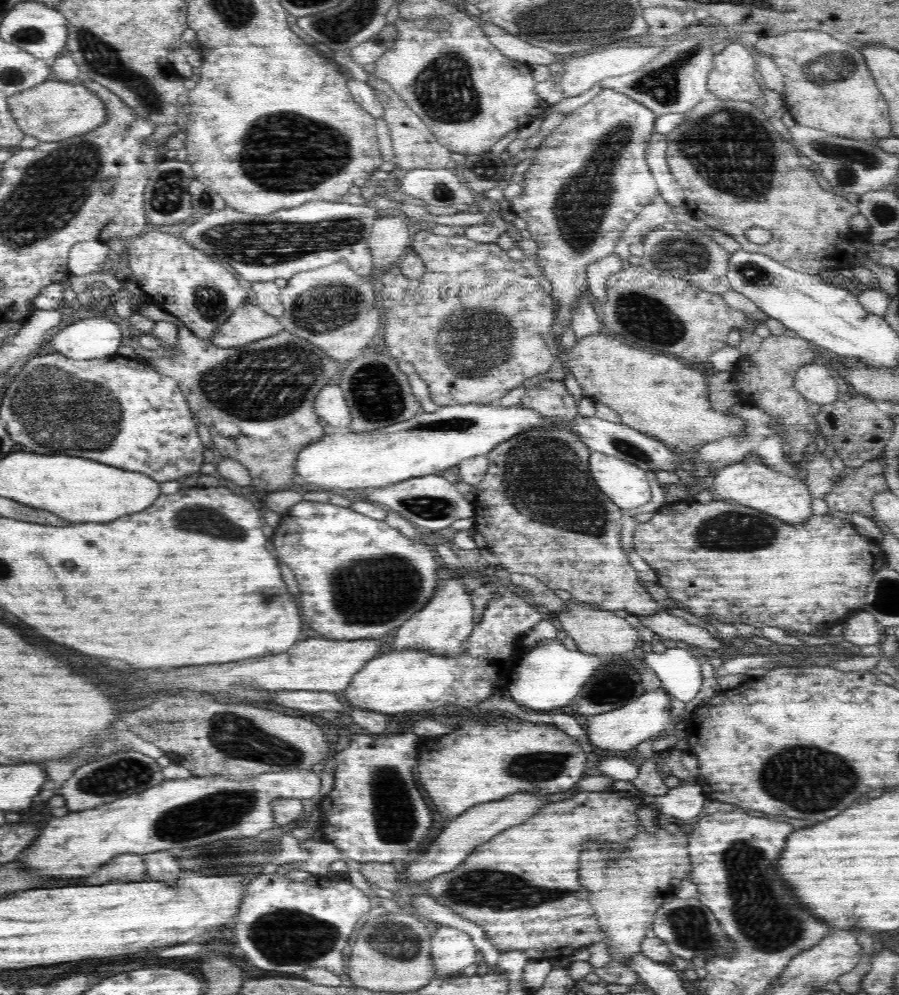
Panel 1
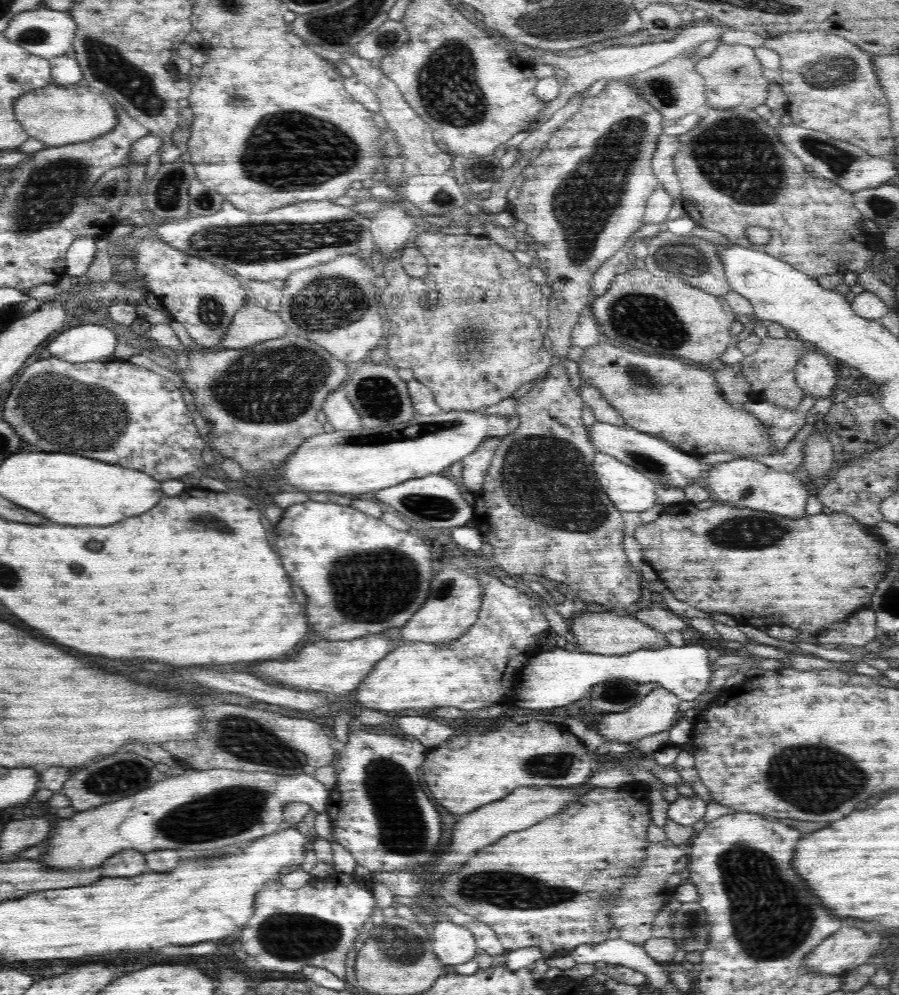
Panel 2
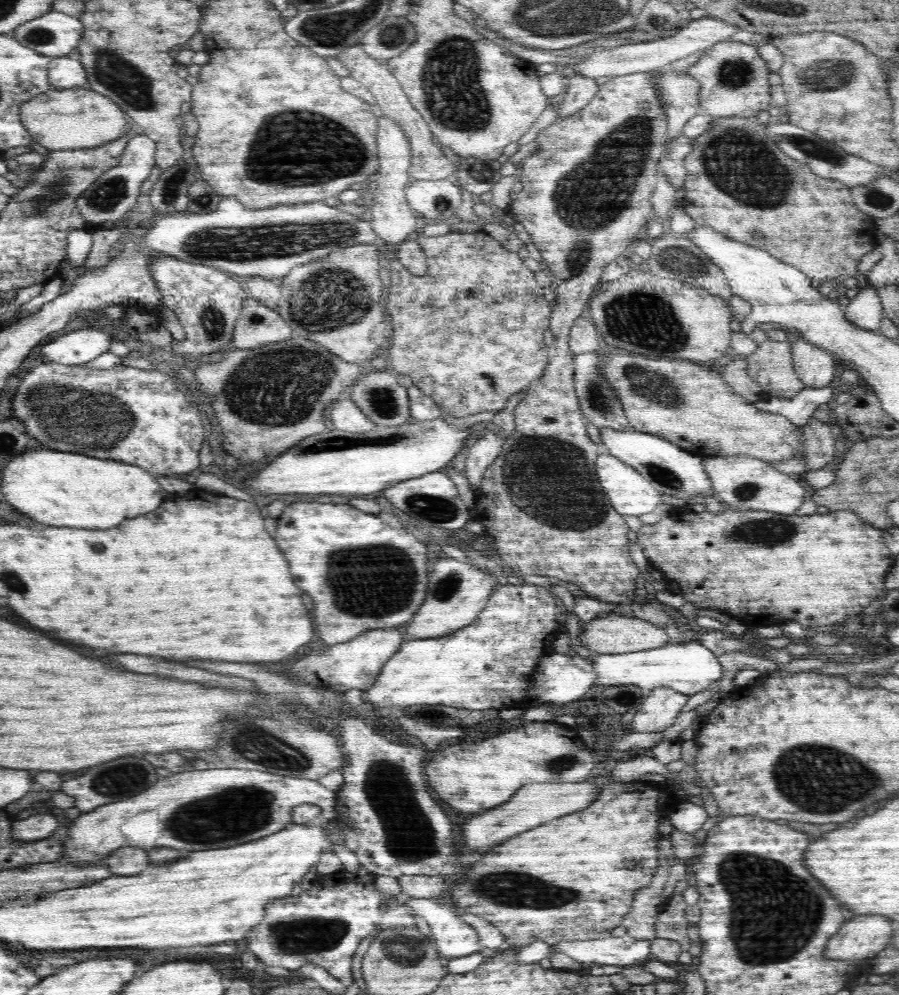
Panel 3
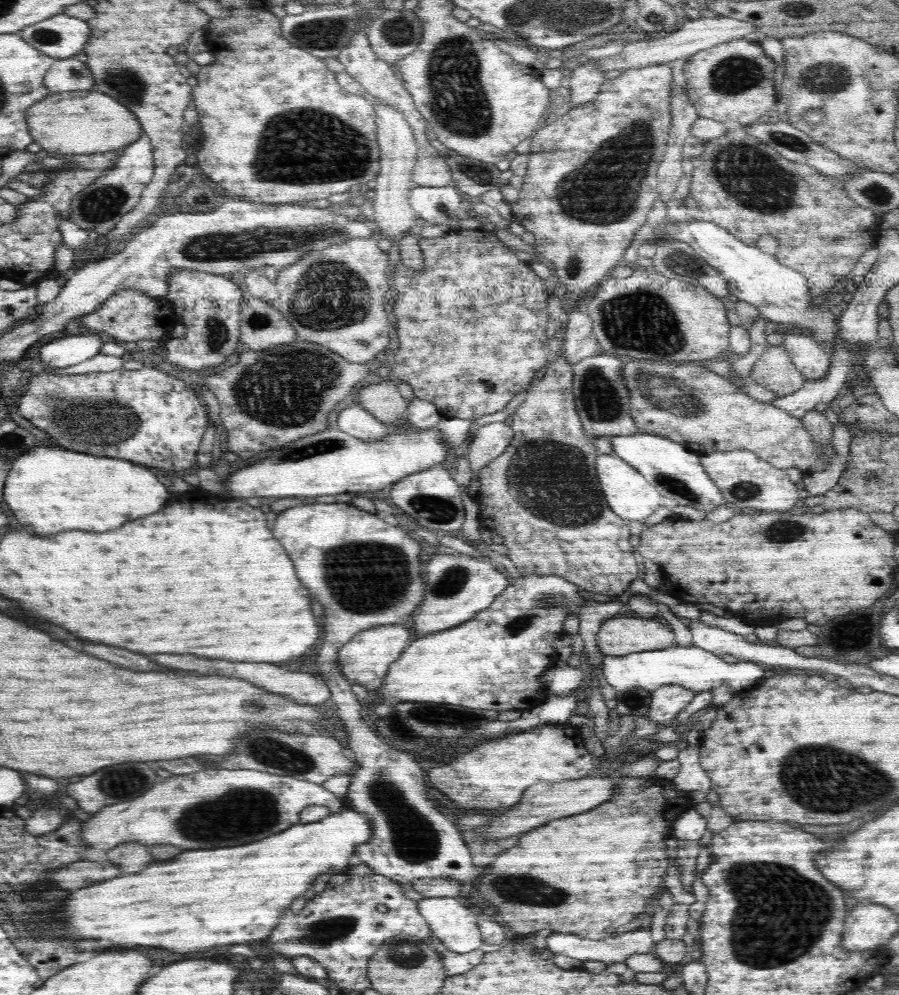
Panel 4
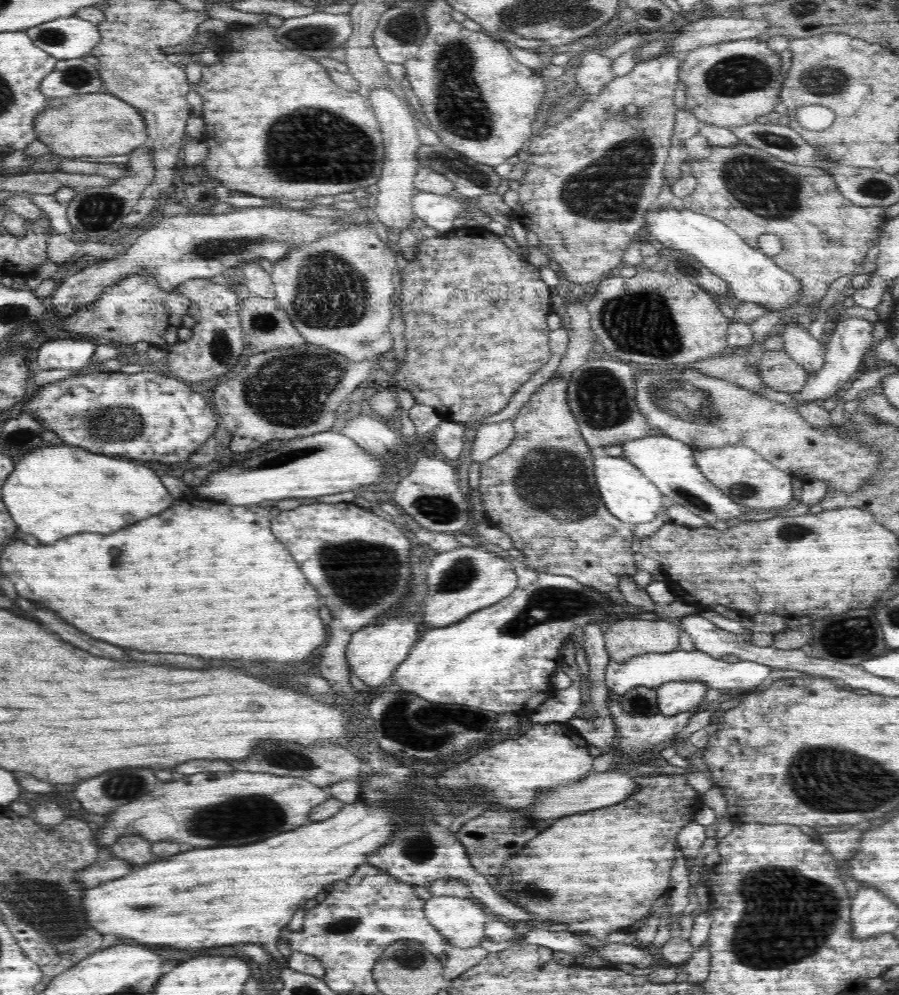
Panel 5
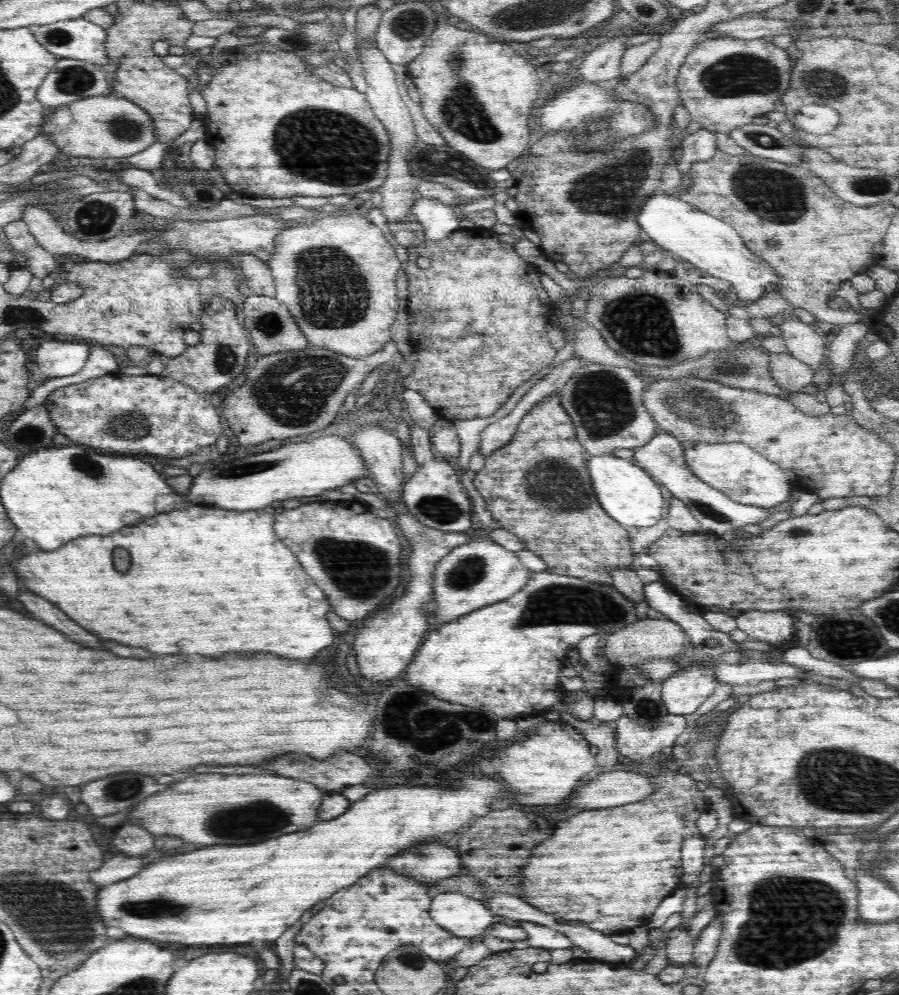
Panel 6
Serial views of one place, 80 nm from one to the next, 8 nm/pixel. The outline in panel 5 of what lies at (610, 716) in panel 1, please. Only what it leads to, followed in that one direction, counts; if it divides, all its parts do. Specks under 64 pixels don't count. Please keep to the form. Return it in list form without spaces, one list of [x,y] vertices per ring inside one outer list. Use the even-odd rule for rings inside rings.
[[[671,680],[656,687],[660,715],[676,716],[696,709],[705,700],[708,685],[698,680]]]

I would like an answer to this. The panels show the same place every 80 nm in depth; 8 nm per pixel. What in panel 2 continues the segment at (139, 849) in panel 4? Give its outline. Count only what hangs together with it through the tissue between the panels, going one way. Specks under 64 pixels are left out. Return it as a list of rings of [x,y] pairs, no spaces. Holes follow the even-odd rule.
[[[126,849],[110,856],[101,864],[100,873],[104,877],[132,877],[147,871],[147,864],[142,852]]]

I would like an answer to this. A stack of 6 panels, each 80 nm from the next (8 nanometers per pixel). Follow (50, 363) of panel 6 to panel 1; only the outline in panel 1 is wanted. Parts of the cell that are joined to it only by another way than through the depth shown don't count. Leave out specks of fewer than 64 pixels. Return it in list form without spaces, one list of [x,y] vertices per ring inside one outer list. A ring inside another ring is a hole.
[[[91,317],[61,326],[50,338],[53,352],[84,361],[111,357],[120,348],[122,333],[108,317]]]

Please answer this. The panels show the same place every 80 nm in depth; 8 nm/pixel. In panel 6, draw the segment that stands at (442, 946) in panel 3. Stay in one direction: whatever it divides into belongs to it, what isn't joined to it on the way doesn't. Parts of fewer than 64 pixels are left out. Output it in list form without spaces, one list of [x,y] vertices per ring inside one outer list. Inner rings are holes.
[[[460,891],[438,893],[428,912],[436,924],[458,937],[481,935],[497,919],[485,902]]]

